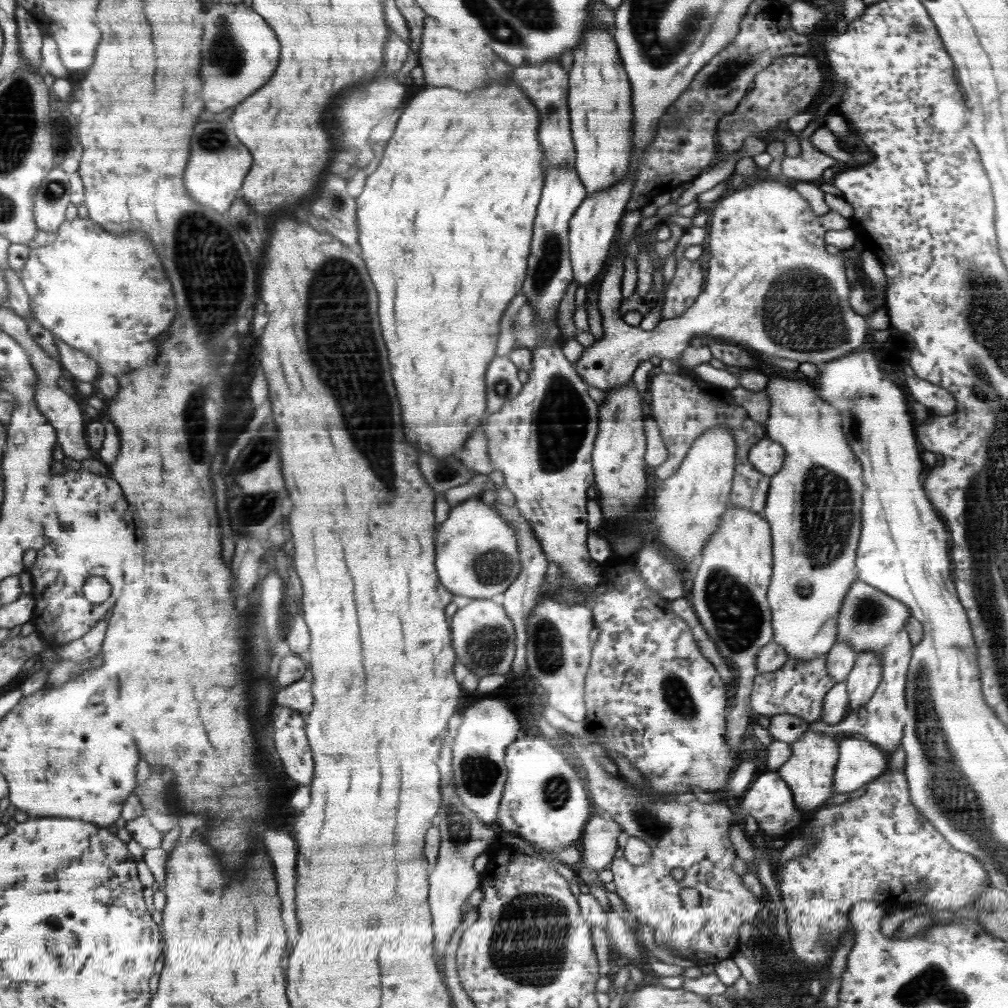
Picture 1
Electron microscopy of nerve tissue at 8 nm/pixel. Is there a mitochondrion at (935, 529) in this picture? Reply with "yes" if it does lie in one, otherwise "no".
no

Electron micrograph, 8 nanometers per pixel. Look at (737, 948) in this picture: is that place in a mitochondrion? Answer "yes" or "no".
no

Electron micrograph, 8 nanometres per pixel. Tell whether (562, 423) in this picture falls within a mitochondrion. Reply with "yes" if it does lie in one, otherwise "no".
yes

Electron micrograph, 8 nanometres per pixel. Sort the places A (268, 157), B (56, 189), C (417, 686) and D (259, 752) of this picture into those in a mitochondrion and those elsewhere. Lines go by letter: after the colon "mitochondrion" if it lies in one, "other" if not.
A: other
B: mitochondrion
C: other
D: other

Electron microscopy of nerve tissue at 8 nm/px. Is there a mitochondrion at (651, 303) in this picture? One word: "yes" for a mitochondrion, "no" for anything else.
no

